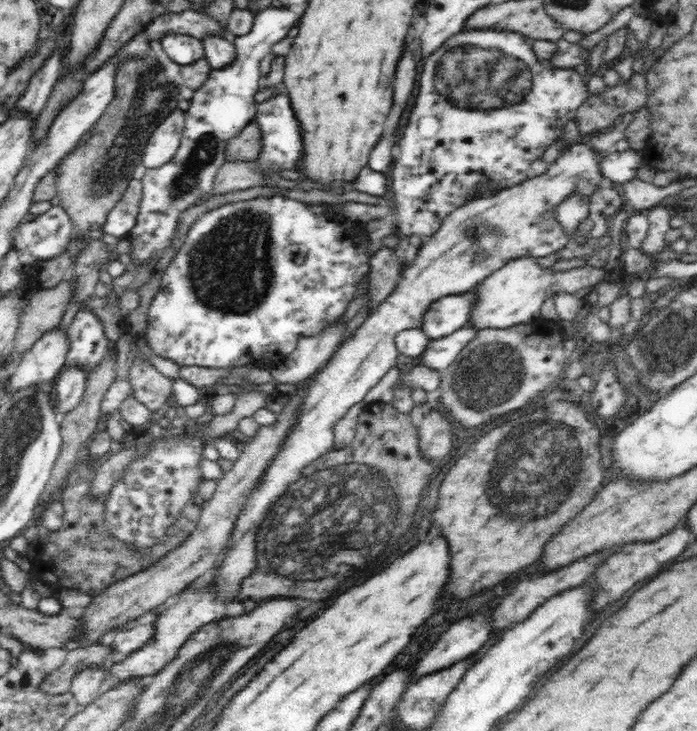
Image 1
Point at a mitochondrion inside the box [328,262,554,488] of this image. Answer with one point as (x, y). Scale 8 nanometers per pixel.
(491, 376)

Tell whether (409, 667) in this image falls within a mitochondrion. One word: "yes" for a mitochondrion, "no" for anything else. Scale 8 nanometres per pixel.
no

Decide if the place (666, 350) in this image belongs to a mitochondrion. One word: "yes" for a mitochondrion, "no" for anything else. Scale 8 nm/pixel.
yes

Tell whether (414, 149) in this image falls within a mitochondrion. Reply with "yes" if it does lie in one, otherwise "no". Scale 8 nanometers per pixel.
no

